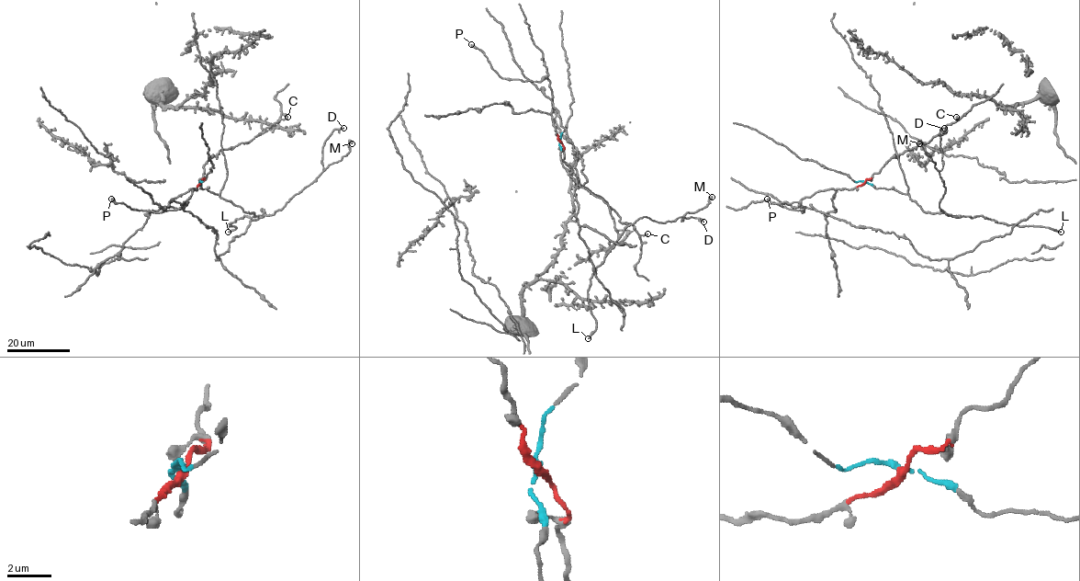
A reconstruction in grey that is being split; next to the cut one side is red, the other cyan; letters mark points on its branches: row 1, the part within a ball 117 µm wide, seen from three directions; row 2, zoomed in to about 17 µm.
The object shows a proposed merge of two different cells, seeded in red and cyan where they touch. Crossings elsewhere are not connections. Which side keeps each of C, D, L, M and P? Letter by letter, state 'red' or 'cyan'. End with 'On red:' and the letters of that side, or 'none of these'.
C: red
D: cyan
L: cyan
M: cyan
P: red
On red: C, P

